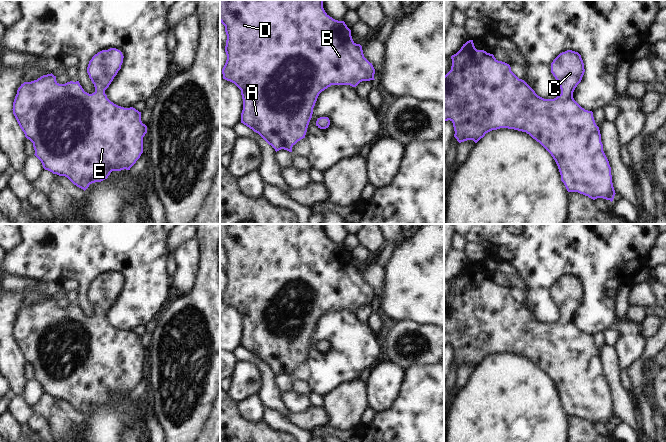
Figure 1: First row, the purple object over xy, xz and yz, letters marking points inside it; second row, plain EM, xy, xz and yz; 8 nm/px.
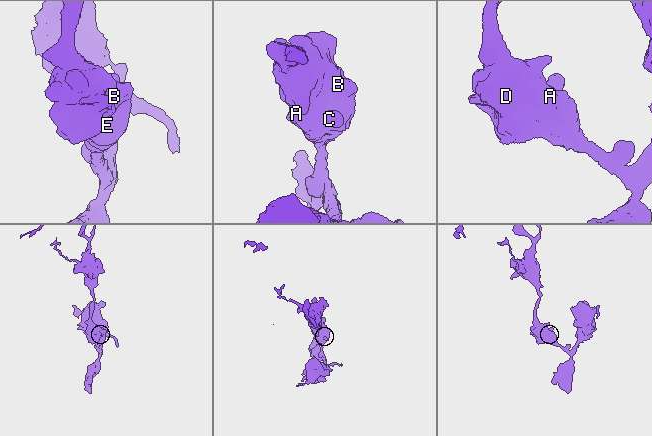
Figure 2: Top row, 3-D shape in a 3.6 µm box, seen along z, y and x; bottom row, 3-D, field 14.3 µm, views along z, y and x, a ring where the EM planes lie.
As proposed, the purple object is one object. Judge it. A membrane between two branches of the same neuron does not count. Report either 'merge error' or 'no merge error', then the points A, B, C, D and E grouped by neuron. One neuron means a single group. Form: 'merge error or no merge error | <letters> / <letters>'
no merge error | A B C D E

